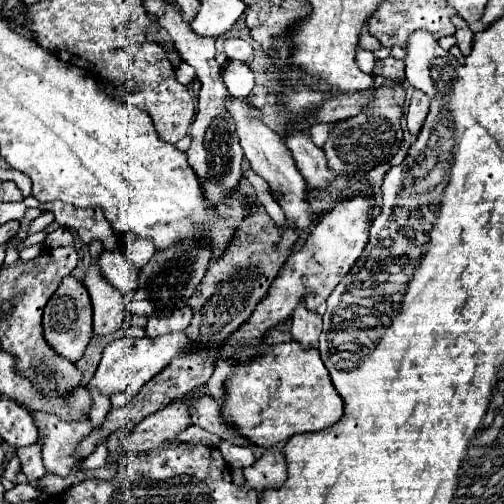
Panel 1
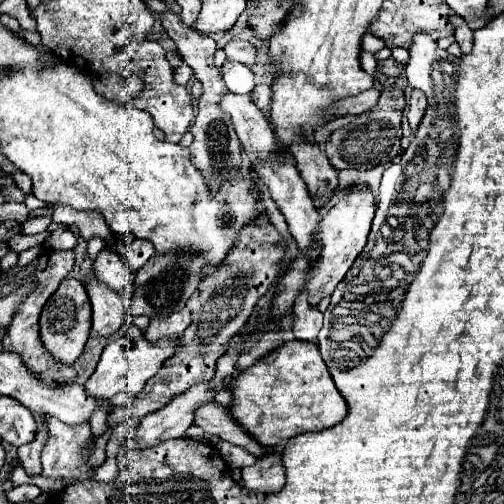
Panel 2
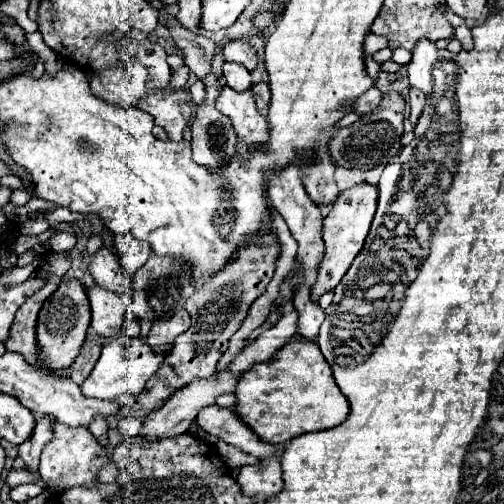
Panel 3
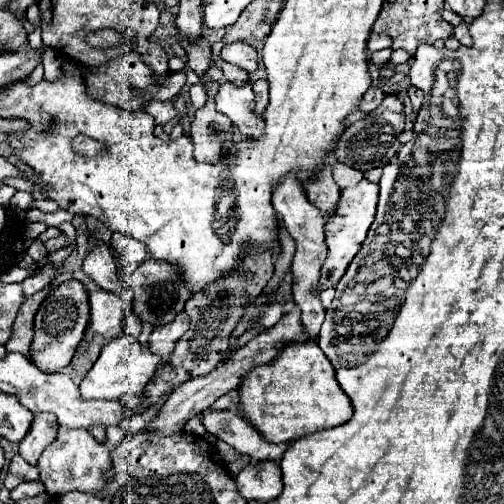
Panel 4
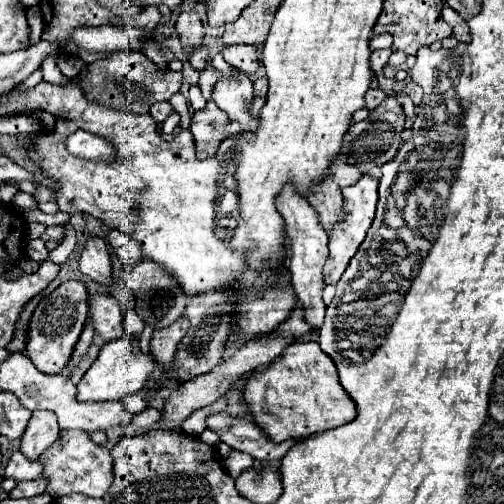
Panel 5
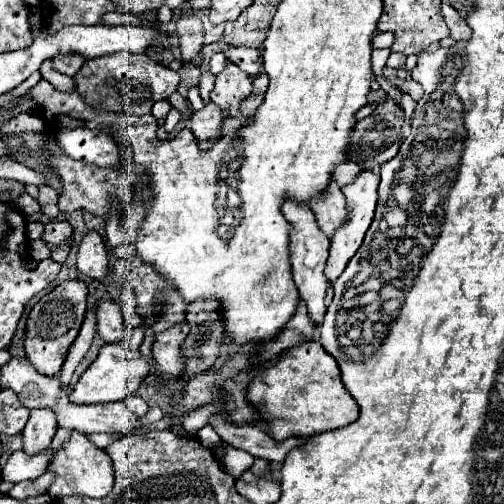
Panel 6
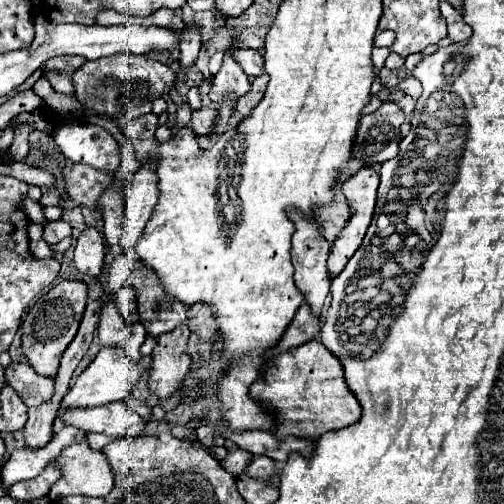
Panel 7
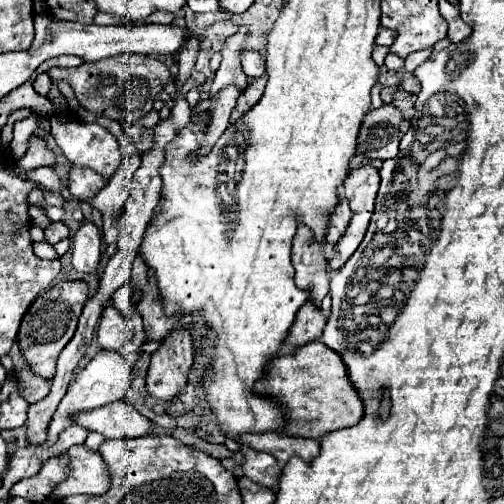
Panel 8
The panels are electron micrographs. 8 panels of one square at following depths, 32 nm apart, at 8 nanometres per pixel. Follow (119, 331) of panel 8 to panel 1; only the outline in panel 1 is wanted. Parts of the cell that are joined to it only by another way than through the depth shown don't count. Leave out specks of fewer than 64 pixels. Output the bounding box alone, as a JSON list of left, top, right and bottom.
[84,264,126,336]

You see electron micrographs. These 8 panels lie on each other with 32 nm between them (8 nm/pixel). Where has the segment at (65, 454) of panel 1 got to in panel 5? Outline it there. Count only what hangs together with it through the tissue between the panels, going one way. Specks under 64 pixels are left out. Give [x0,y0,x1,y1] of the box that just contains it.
[46,428,125,498]

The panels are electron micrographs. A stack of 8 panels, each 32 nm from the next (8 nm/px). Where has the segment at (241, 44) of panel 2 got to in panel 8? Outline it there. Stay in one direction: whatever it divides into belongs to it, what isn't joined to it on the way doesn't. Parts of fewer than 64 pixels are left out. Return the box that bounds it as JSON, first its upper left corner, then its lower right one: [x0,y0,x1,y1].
[240,50,266,78]

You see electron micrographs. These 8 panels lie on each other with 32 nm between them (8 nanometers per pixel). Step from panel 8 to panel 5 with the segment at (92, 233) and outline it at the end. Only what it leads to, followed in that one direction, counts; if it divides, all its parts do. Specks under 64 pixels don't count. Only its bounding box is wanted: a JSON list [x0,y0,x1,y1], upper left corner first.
[80,236,112,286]

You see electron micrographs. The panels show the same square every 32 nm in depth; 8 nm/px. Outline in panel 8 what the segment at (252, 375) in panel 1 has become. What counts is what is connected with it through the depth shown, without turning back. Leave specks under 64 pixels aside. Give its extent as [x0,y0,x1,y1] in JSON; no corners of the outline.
[256,342,364,440]

